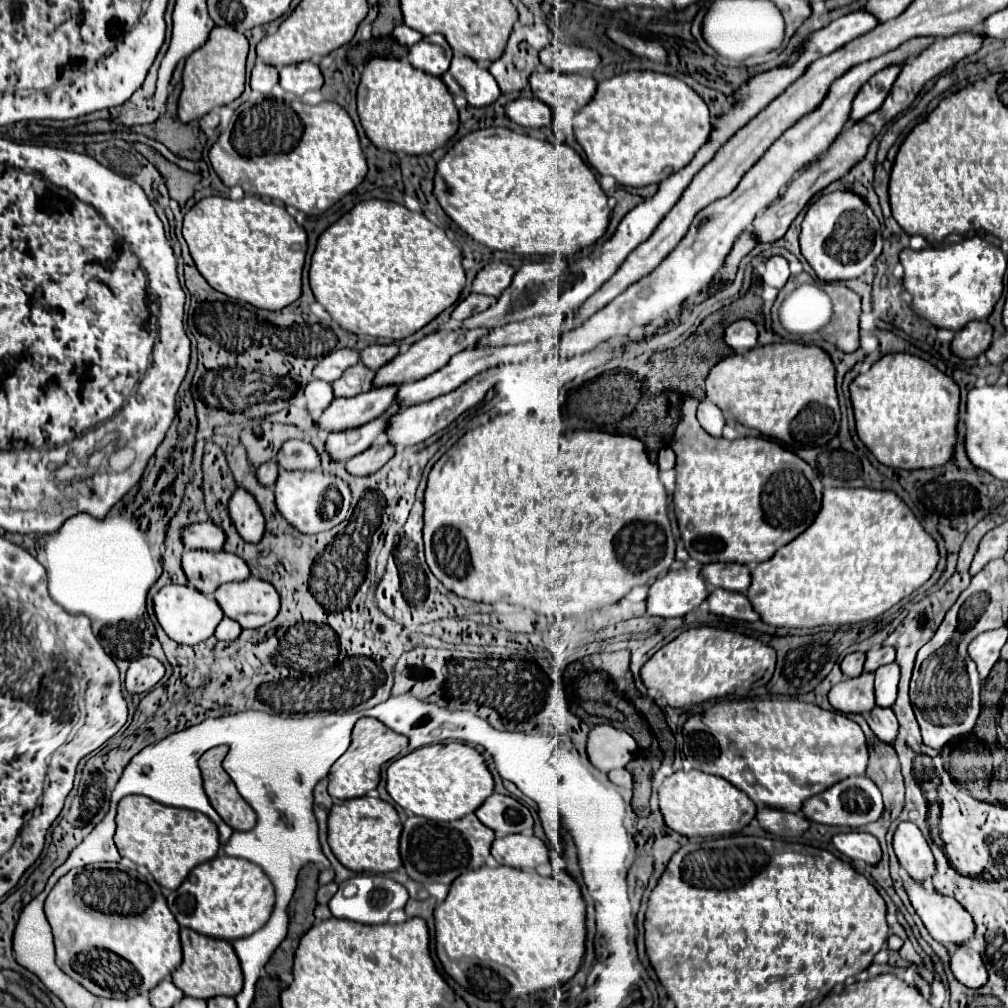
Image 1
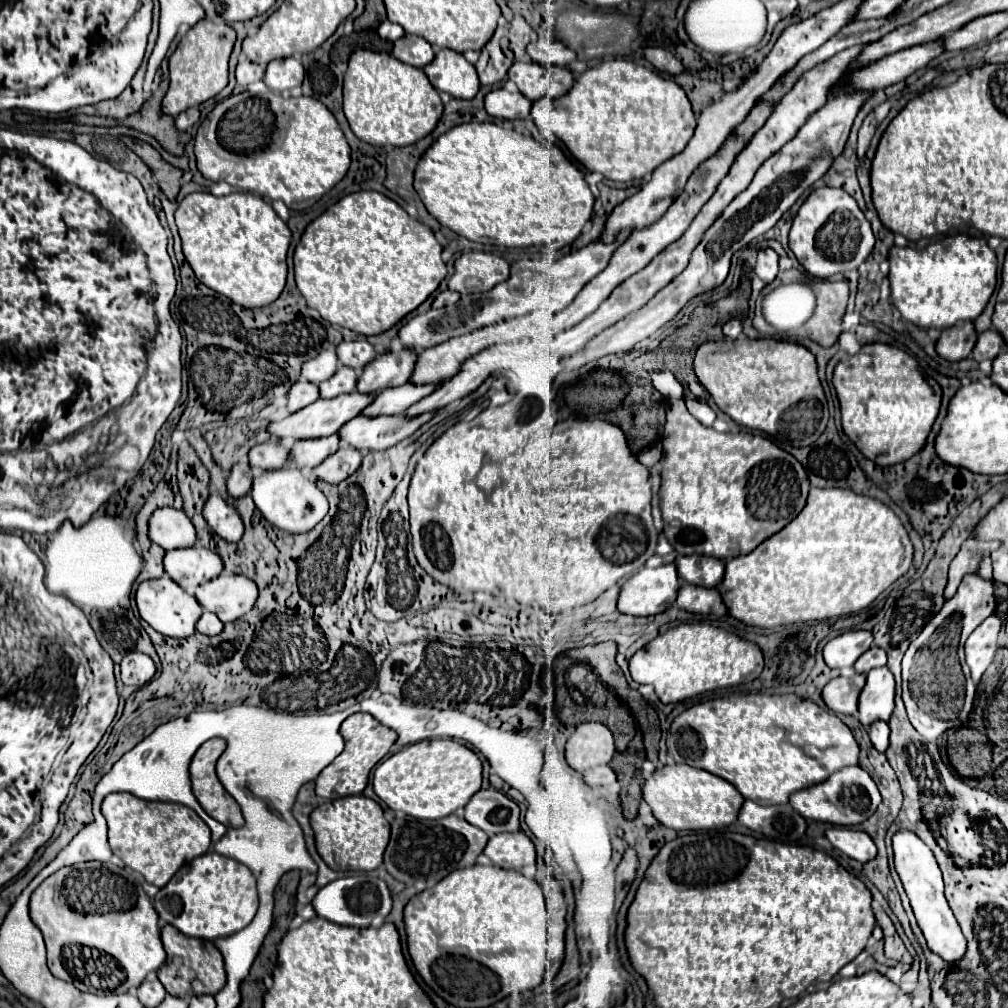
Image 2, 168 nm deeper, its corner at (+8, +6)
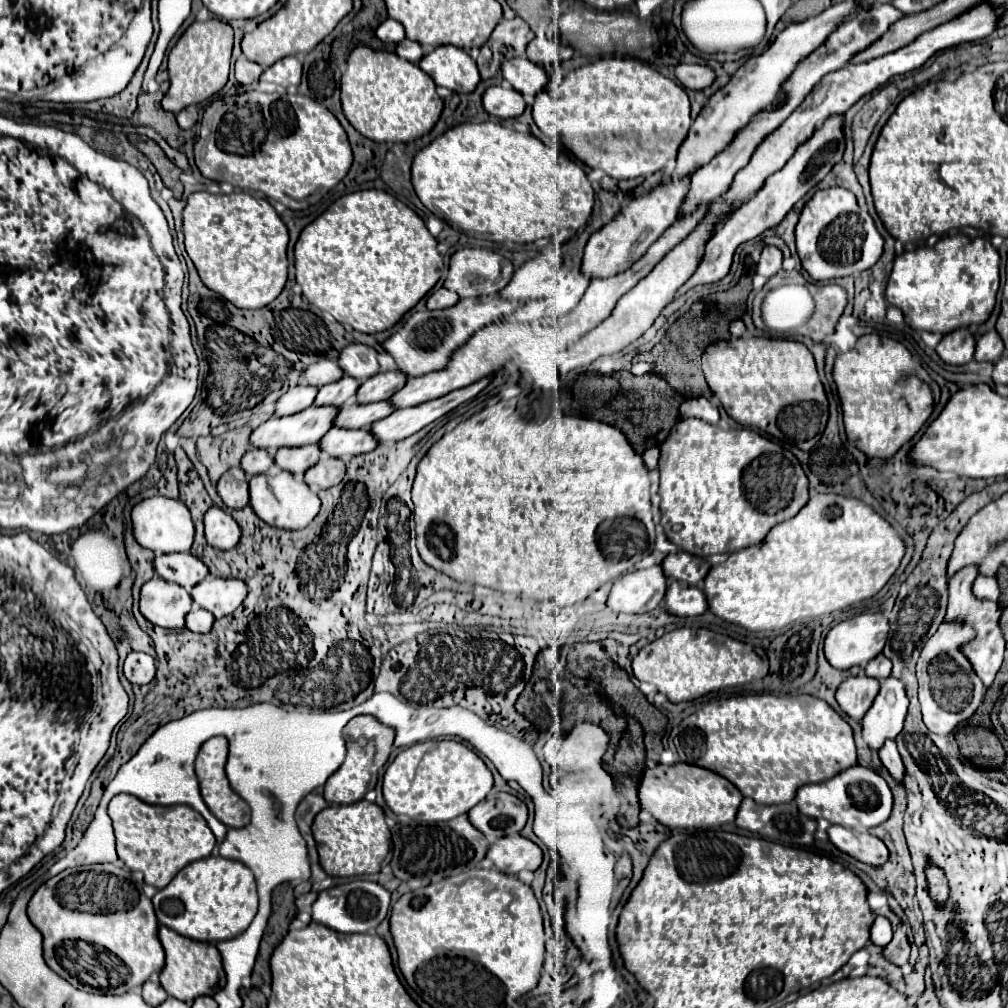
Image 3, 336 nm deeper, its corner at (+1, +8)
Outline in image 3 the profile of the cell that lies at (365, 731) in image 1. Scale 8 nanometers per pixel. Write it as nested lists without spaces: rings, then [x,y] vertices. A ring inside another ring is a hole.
[[[356,716],[344,726],[344,742],[346,742],[346,760],[324,784],[324,798],[334,804],[360,802],[364,794],[376,786],[378,772],[386,764],[392,750],[394,730],[380,724],[372,716]]]

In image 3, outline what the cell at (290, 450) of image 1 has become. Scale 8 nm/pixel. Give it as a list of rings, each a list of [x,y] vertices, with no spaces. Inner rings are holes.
[[[248,450],[244,456],[242,456],[242,470],[248,474],[248,476],[254,476],[254,474],[264,474],[264,472],[270,472],[272,468],[272,456],[266,452],[266,450]]]

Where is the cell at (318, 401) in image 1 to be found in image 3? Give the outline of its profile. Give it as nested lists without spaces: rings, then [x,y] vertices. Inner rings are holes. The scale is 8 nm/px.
[[[298,384],[298,386],[290,388],[286,394],[282,394],[282,396],[278,398],[272,416],[280,418],[280,416],[290,416],[290,414],[302,412],[304,408],[312,406],[316,394],[318,394],[318,388],[314,388],[314,386],[310,388],[310,386]]]

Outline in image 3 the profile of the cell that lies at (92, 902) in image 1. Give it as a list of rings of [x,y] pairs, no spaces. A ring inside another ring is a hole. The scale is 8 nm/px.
[[[114,864],[68,868],[34,892],[28,918],[44,938],[46,964],[78,990],[124,994],[164,968],[152,902],[132,880],[128,868]]]

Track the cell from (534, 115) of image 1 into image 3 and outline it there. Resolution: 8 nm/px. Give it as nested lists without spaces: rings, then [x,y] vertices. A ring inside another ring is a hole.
[[[490,86],[482,96],[484,110],[498,118],[516,118],[524,112],[526,102],[522,94],[516,94],[512,88]]]

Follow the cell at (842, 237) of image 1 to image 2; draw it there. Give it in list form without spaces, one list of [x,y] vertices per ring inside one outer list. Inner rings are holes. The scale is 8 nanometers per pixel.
[[[821,186],[809,194],[793,218],[789,232],[789,248],[803,264],[803,268],[815,278],[831,278],[839,272],[857,270],[871,254],[875,236],[871,224],[857,206],[857,200],[841,188]]]

